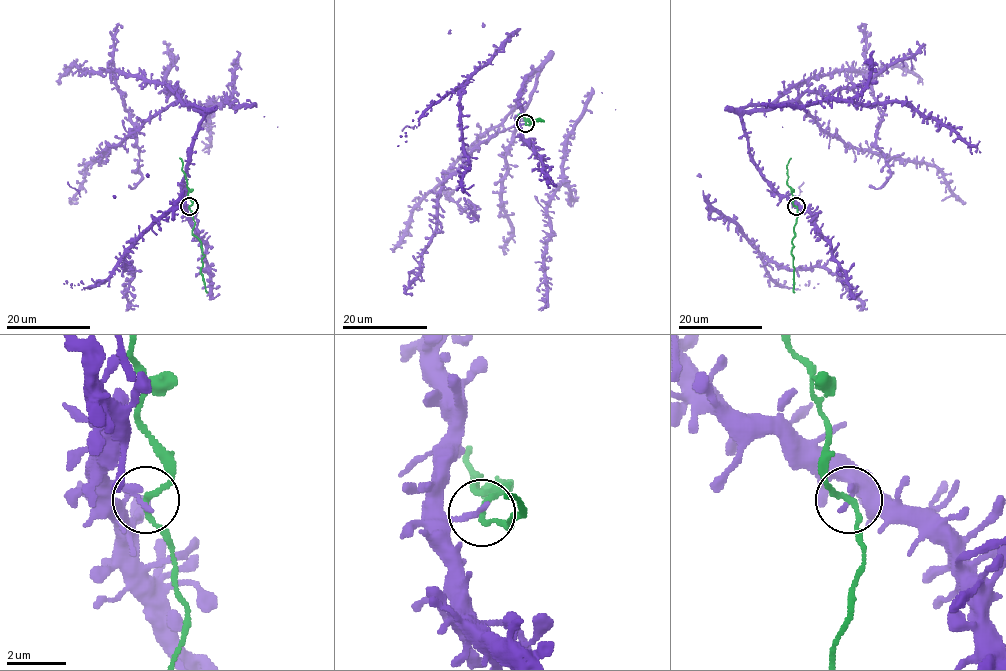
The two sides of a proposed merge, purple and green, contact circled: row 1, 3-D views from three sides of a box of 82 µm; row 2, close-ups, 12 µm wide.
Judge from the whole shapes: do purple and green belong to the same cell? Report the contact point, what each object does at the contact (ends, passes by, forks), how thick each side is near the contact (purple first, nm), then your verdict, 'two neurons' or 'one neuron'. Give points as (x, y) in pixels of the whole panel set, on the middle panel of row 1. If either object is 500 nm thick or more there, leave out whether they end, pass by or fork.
place (525, 123); purple ends; green passes by; calibres 240 and 170 nm; one neuron

